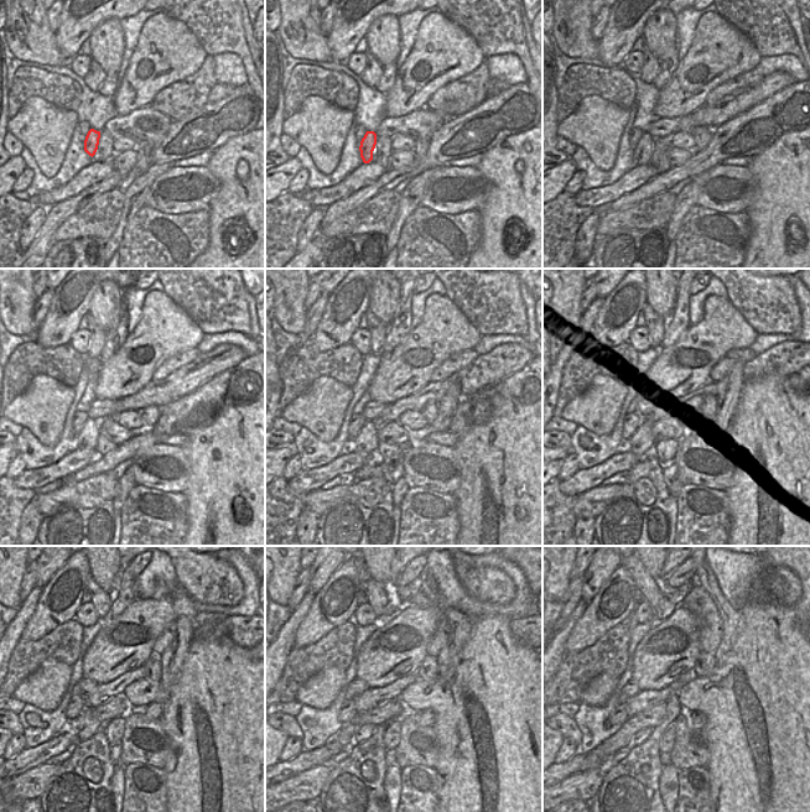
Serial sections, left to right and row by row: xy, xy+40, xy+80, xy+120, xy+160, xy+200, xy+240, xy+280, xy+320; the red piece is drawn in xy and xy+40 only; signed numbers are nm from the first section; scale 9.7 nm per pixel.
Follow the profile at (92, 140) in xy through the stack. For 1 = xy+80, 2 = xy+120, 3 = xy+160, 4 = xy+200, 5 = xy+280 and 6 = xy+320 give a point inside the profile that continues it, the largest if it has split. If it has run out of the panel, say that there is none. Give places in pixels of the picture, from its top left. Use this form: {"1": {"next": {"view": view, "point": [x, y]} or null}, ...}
{"1": {"next": {"view": "xy+80", "point": [643, 151]}}, "2": {"next": {"view": "xy+120", "point": [88, 436]}}, "3": {"next": {"view": "xy+160", "point": [365, 441]}}, "4": {"next": {"view": "xy+200", "point": [642, 443]}}, "5": {"next": {"view": "xy+280", "point": [365, 732]}}, "6": {"next": {"view": "xy+320", "point": [642, 735]}}}

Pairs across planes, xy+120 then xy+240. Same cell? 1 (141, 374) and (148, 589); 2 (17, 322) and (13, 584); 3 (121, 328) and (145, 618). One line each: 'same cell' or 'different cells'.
1: different cells
2: same cell
3: different cells

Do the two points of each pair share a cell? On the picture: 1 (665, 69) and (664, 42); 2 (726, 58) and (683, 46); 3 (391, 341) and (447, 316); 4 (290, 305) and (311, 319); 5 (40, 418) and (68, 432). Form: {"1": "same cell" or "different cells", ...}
{"1": "different cells", "2": "different cells", "3": "different cells", "4": "different cells", "5": "different cells"}

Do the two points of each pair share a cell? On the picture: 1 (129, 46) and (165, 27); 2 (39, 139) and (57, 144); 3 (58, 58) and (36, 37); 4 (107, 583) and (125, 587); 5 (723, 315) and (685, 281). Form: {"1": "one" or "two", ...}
{"1": "two", "2": "one", "3": "one", "4": "two", "5": "two"}

